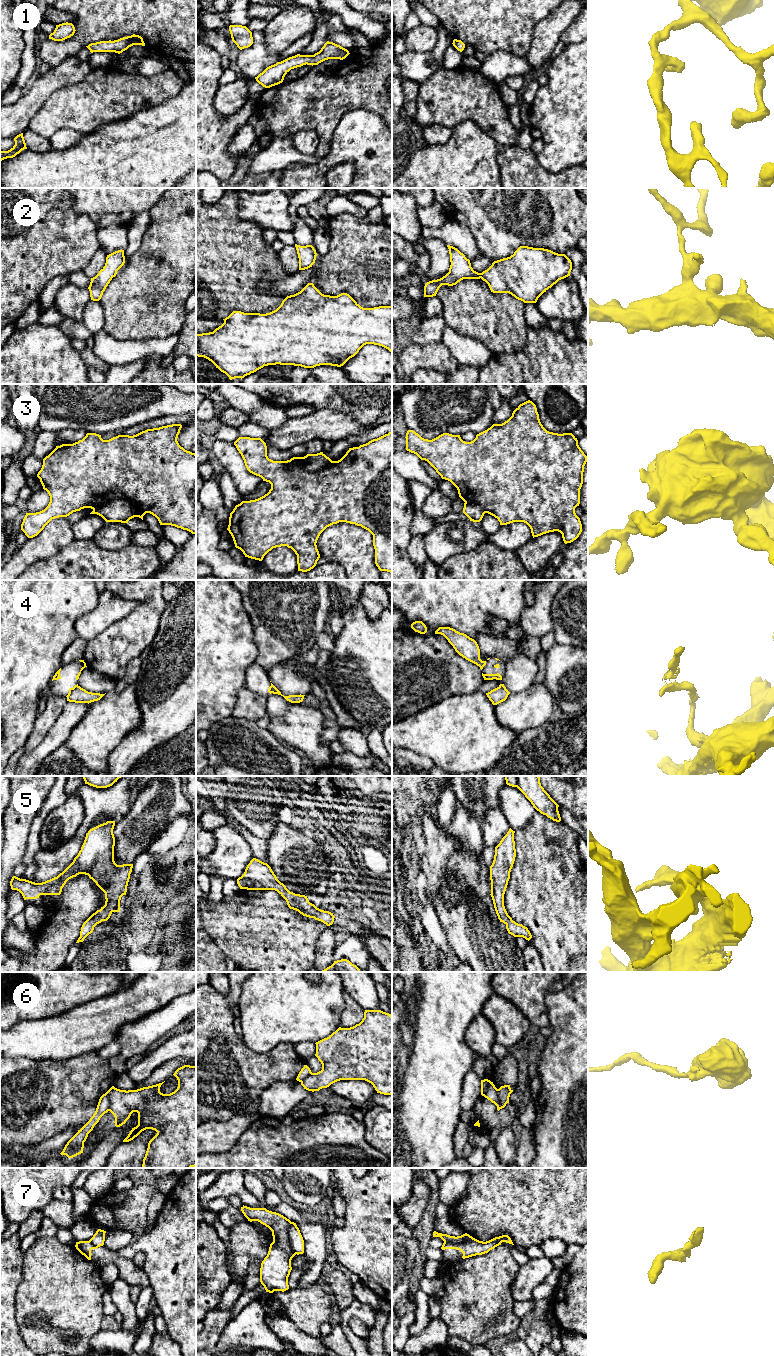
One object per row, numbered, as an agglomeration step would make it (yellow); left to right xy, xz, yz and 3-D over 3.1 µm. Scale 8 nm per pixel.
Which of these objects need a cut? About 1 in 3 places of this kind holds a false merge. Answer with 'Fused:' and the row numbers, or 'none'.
Fused: 3, 4, 6, 7

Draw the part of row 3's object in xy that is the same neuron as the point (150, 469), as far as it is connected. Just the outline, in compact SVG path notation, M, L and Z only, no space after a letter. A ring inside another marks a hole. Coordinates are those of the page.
M172 424L159 428L147 429L133 436L118 435L109 440L103 440L101 435L96 433L87 433L86 436L78 442L56 446L56 448L43 459L42 468L37 474L43 489L46 490L50 496L50 502L48 506L40 512L26 513L21 524L21 530L28 538L33 538L37 536L52 519L67 517L73 512L80 511L84 508L97 509L111 500L127 499L131 501L137 509L136 517L139 517L143 520L143 516L146 513L150 513L158 519L160 525L171 525L183 530L187 530L192 534L196 534L196 454L185 450L179 445L177 438L181 428L181 424Z

